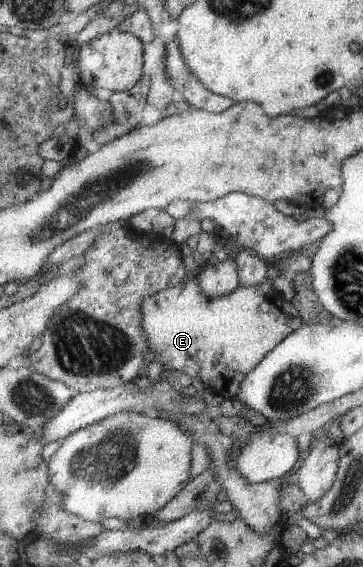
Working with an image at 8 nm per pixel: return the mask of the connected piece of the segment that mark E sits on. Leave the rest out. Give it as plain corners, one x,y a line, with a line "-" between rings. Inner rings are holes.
191,276
188,281
146,299
142,303
142,325
146,328
150,347
156,353
156,363
159,361
164,370
180,371
191,379
200,377
206,387
216,394
224,398
236,398
241,393
246,376
260,367
278,345
305,326
305,317
301,311
277,290
275,283
267,282
252,287
241,285
232,295
210,299
201,286
199,276

